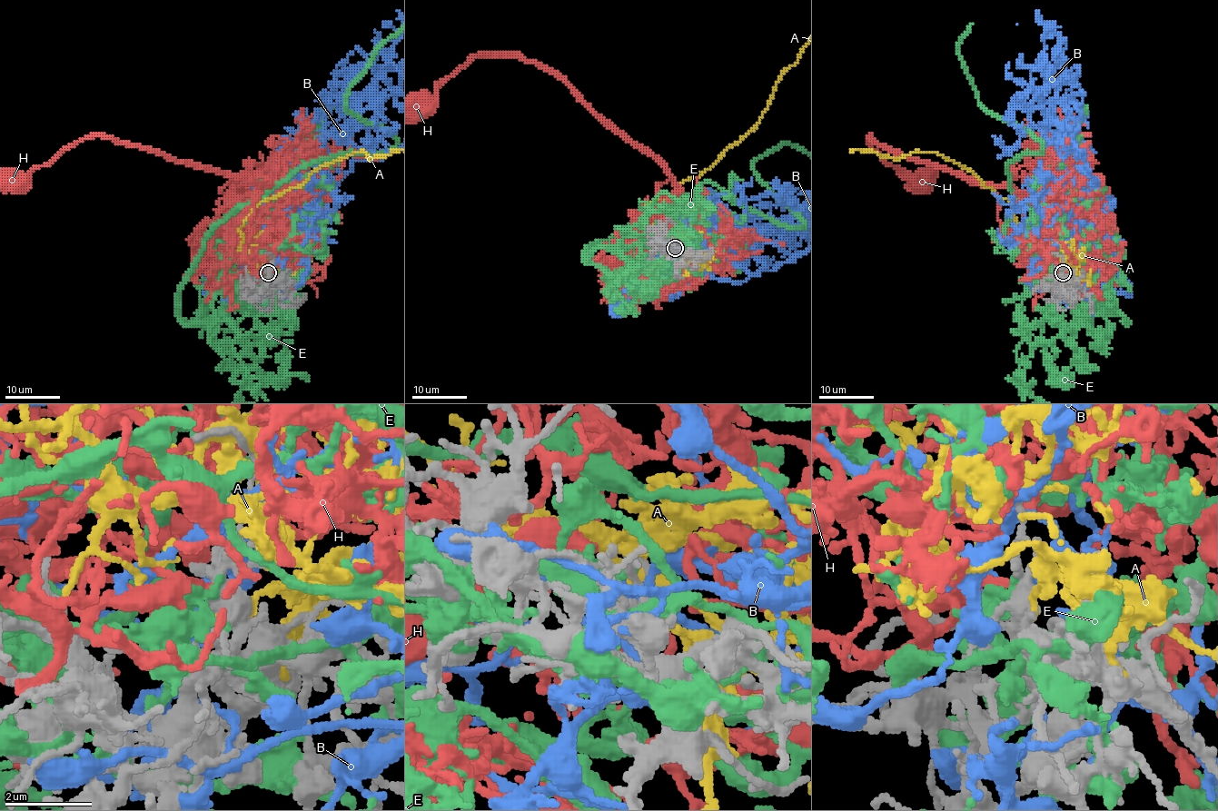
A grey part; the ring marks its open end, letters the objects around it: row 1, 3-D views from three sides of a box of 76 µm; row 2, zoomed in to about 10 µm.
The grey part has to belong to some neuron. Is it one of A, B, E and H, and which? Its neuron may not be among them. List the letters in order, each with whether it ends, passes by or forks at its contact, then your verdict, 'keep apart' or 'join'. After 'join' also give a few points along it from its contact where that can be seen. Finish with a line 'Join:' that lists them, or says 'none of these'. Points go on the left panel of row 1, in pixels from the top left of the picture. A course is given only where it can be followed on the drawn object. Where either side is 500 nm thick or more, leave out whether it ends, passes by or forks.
A: it ends | keep apart
B: it passes by | keep apart
E: it ends | keep apart
H: it ends | join | via (269, 272), (232, 242), (244, 210), (267, 187), (170, 161), (128, 142), (88, 134), (25, 176), (11, 177)
Join: H

